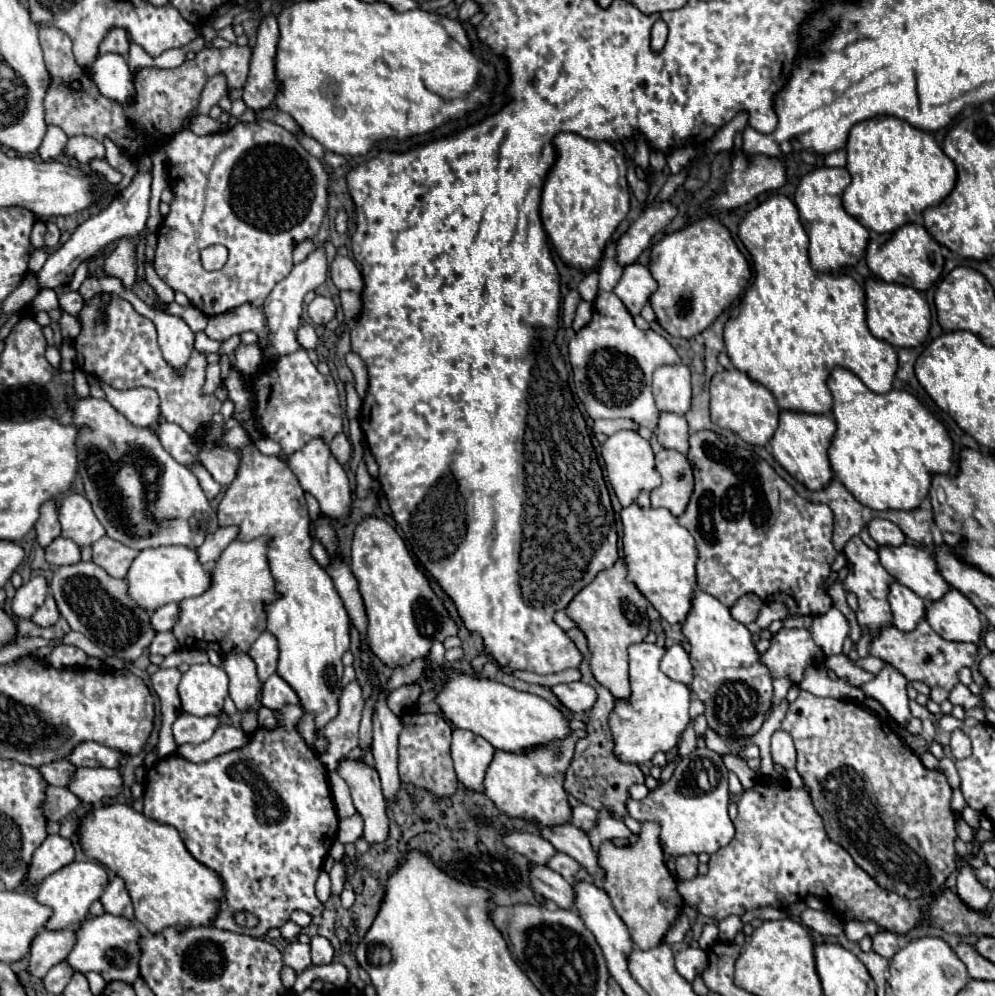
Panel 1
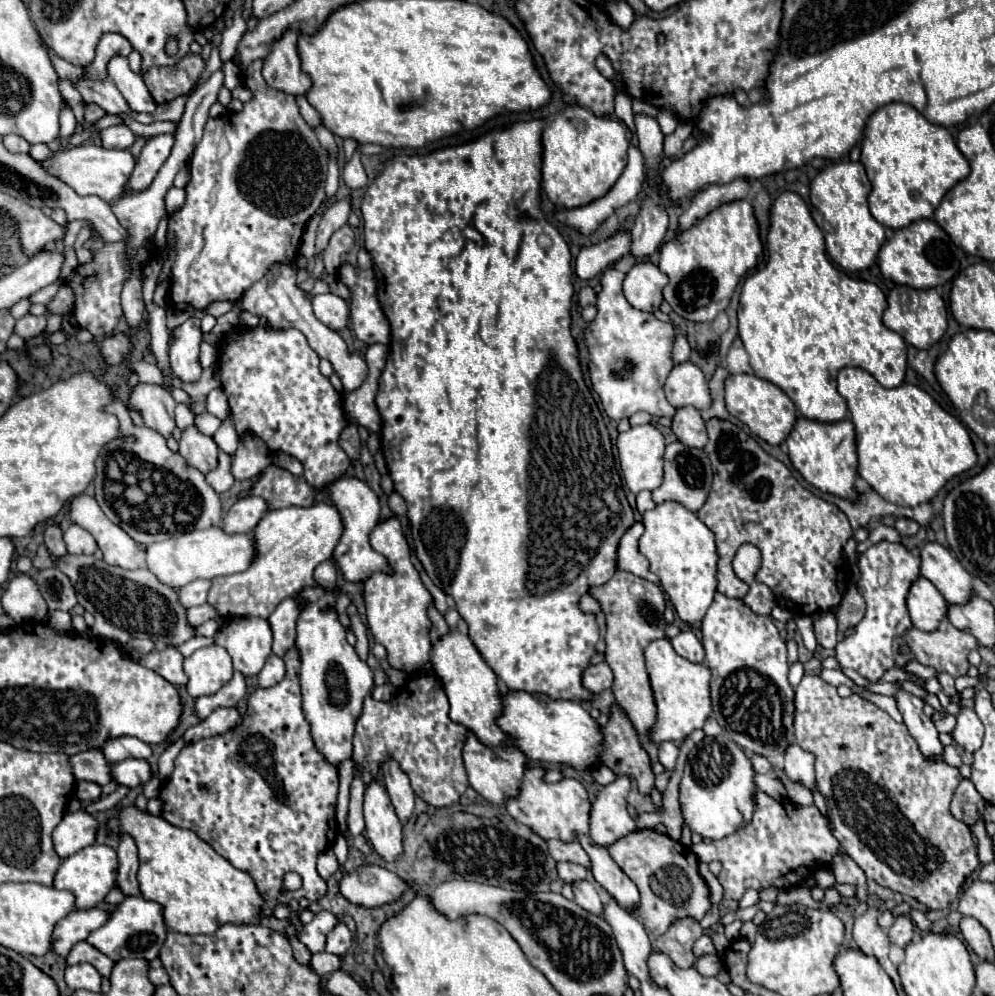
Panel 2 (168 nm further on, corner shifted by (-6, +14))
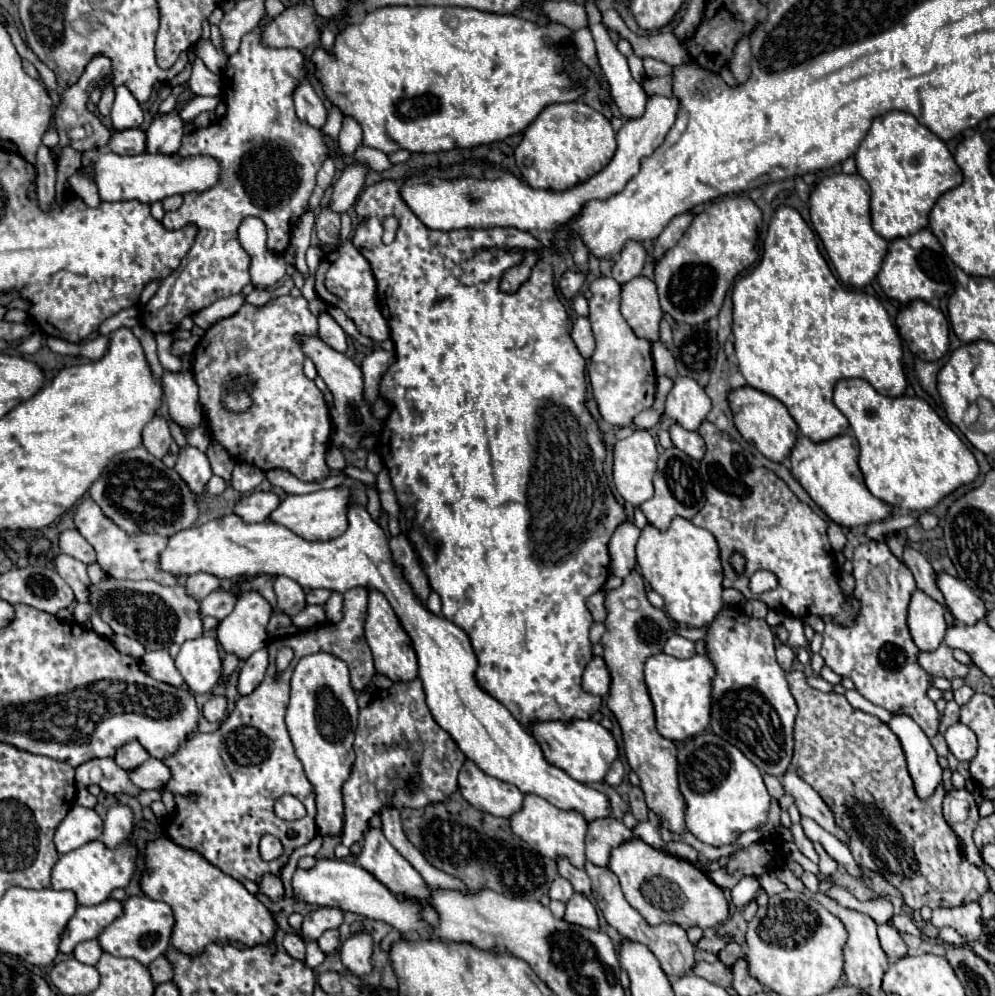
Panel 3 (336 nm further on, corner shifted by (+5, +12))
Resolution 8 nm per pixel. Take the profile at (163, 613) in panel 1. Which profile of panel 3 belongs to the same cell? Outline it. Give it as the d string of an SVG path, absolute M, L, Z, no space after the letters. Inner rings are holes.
M194 573L186 579L186 587L190 595L196 595L196 599L204 599L208 593L220 587L220 579L210 573Z

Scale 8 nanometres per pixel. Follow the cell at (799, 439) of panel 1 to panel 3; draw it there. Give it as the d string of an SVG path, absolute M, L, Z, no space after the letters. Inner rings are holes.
M846 433L834 437L824 443L812 443L808 437L800 437L792 449L790 463L792 475L800 481L800 485L808 491L814 503L840 527L866 527L870 523L886 521L894 515L894 507L874 497L866 483L862 481L862 473L858 467L860 447L858 441Z

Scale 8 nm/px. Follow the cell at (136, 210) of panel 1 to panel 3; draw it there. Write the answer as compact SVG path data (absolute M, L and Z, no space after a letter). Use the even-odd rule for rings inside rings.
M170 111L166 115L160 115L152 121L148 135L148 151L168 151L178 153L180 141L184 135L184 121L178 111Z

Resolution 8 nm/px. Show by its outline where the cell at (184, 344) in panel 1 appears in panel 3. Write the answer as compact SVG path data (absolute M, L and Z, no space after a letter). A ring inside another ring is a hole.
M164 373L164 397L168 403L168 413L174 423L180 425L182 431L190 431L200 427L200 403L196 399L196 383L190 373Z

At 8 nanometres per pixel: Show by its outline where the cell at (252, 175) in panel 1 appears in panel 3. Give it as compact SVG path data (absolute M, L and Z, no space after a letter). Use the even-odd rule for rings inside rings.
M264 15L258 27L254 27L248 35L244 35L238 53L232 55L226 63L224 77L222 77L224 103L228 105L226 115L204 129L194 129L182 139L182 147L178 151L180 155L216 155L216 159L220 159L220 165L224 167L224 175L220 175L220 183L212 187L212 191L184 195L182 207L166 213L162 219L166 229L180 229L186 223L194 223L198 225L198 237L188 257L184 259L186 265L176 269L166 279L162 279L154 297L140 311L142 325L152 333L172 333L186 315L198 313L200 309L208 307L216 299L236 295L242 291L244 285L250 283L250 273L248 273L250 259L248 253L240 247L238 233L236 233L244 217L248 215L260 217L270 229L270 239L268 239L270 251L274 253L286 251L290 243L292 227L296 225L300 215L306 213L308 209L308 199L316 187L316 173L326 161L326 157L330 155L330 149L324 141L324 133L320 129L308 127L308 123L300 123L300 119L296 119L294 113L294 99L292 99L294 89L308 77L306 59L298 49L292 47L272 49L262 43L262 31L270 21L272 17Z

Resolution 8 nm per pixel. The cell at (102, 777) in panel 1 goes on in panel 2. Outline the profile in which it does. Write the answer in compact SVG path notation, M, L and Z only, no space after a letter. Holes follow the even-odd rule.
M123 759L117 763L111 763L111 777L117 785L125 787L137 787L151 779L151 767L145 759Z

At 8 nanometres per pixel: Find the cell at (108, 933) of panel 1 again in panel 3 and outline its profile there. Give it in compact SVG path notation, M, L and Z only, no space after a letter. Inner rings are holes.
M146 895L128 897L124 901L124 915L110 923L100 935L98 941L104 951L114 957L132 957L144 965L150 965L152 959L160 957L170 947L170 935L174 927L174 913L164 901L154 901Z

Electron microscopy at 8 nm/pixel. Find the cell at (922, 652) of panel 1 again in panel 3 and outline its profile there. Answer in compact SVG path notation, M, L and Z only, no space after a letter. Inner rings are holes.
M942 643L936 651L932 653L920 653L918 657L918 663L922 665L922 669L926 673L930 673L932 677L946 677L946 679L956 679L956 677L966 677L968 675L968 667L958 663L954 657L952 657L952 649Z

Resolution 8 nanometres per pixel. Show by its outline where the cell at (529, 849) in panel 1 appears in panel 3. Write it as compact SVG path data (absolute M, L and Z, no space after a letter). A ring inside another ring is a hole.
M558 859L556 863L558 863L558 871L560 871L560 875L562 875L564 879L570 881L570 885L574 887L574 891L580 893L580 895L584 895L584 897L590 897L592 891L590 891L590 879L588 879L586 871L572 867L566 859Z

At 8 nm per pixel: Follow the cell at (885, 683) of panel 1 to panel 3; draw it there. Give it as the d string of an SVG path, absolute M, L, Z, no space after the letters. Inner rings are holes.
M906 715L892 717L888 727L902 743L918 799L930 799L936 787L942 783L942 767L936 761L936 751L930 745L930 739Z

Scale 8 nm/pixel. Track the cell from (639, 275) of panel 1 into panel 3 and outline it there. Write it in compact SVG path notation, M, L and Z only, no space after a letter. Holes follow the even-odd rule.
M636 277L622 287L622 317L636 337L656 343L660 339L662 315L654 281Z

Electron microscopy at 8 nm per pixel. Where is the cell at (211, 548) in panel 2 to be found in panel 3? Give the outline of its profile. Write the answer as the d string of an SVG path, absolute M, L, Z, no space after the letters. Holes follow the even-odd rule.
M352 505L350 511L348 511L348 523L350 523L348 531L344 535L336 537L336 539L309 542L292 533L290 529L284 529L278 523L272 523L272 521L244 523L238 515L232 513L232 515L220 517L220 519L208 521L208 523L204 523L200 527L190 527L190 529L178 531L174 537L170 537L168 547L164 549L164 555L160 555L160 567L164 567L164 571L168 571L172 575L194 575L198 571L204 571L204 573L212 573L212 575L224 579L224 577L240 577L240 575L260 575L260 573L264 573L264 575L286 575L286 577L298 581L302 587L310 587L310 589L322 587L322 589L328 589L328 591L344 593L344 591L348 591L352 587L366 587L366 589L380 591L388 599L388 603L392 605L392 609L394 609L396 617L400 619L404 631L412 639L412 647L416 651L418 667L420 667L418 677L422 681L422 687L424 687L424 693L426 693L426 703L428 703L428 707L432 711L432 717L436 719L436 723L444 731L450 733L450 737L456 741L460 751L470 761L474 761L486 775L492 775L492 777L496 777L500 781L516 785L524 795L534 793L534 795L544 797L546 801L550 801L558 809L578 811L588 823L592 823L596 819L610 817L612 815L612 805L610 805L610 799L604 793L600 793L600 791L596 791L596 789L572 779L566 771L550 765L546 761L538 741L532 737L532 733L522 729L522 725L510 715L510 711L500 701L496 701L494 697L486 695L478 687L478 683L474 679L474 671L476 671L478 663L476 663L476 655L474 655L474 649L470 645L468 635L458 625L454 625L452 621L430 613L422 605L422 601L416 597L416 593L412 591L410 583L406 581L402 567L394 563L390 547L388 547L388 539L386 539L384 531L380 529L380 525L370 517L370 513L364 507Z

